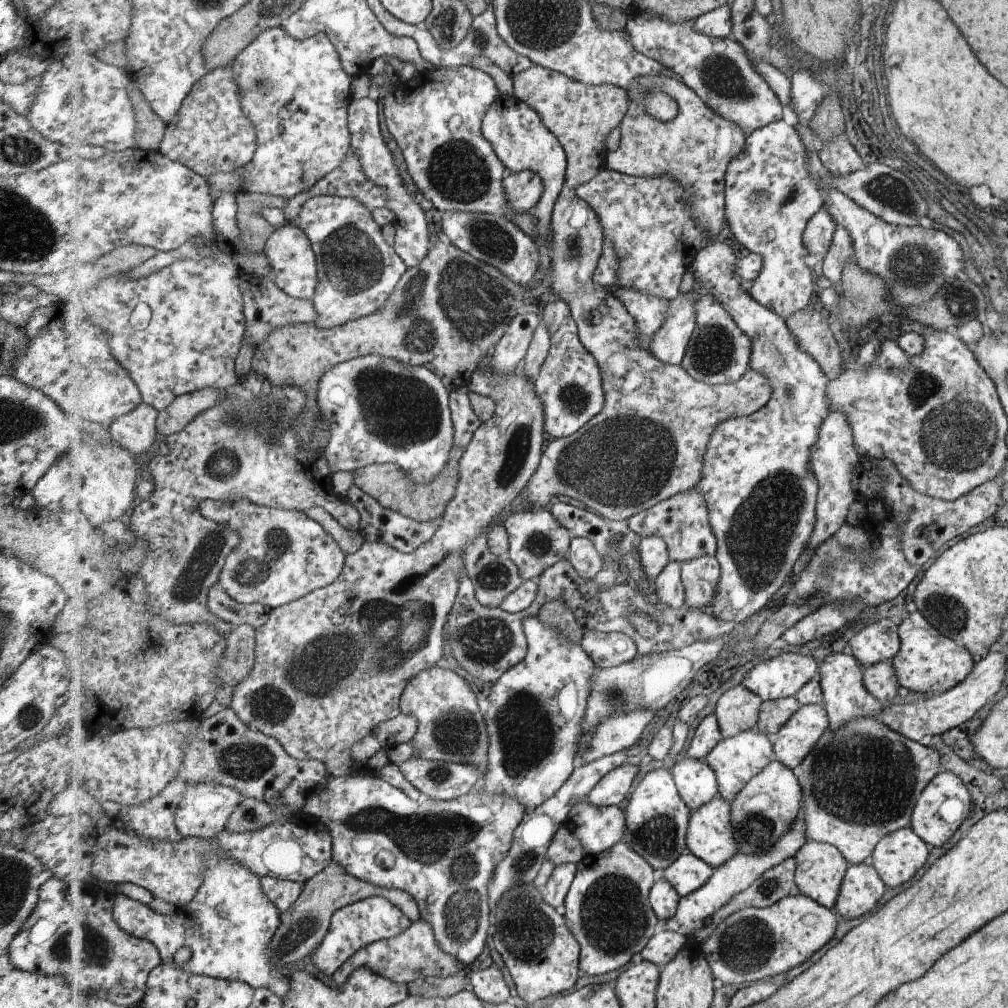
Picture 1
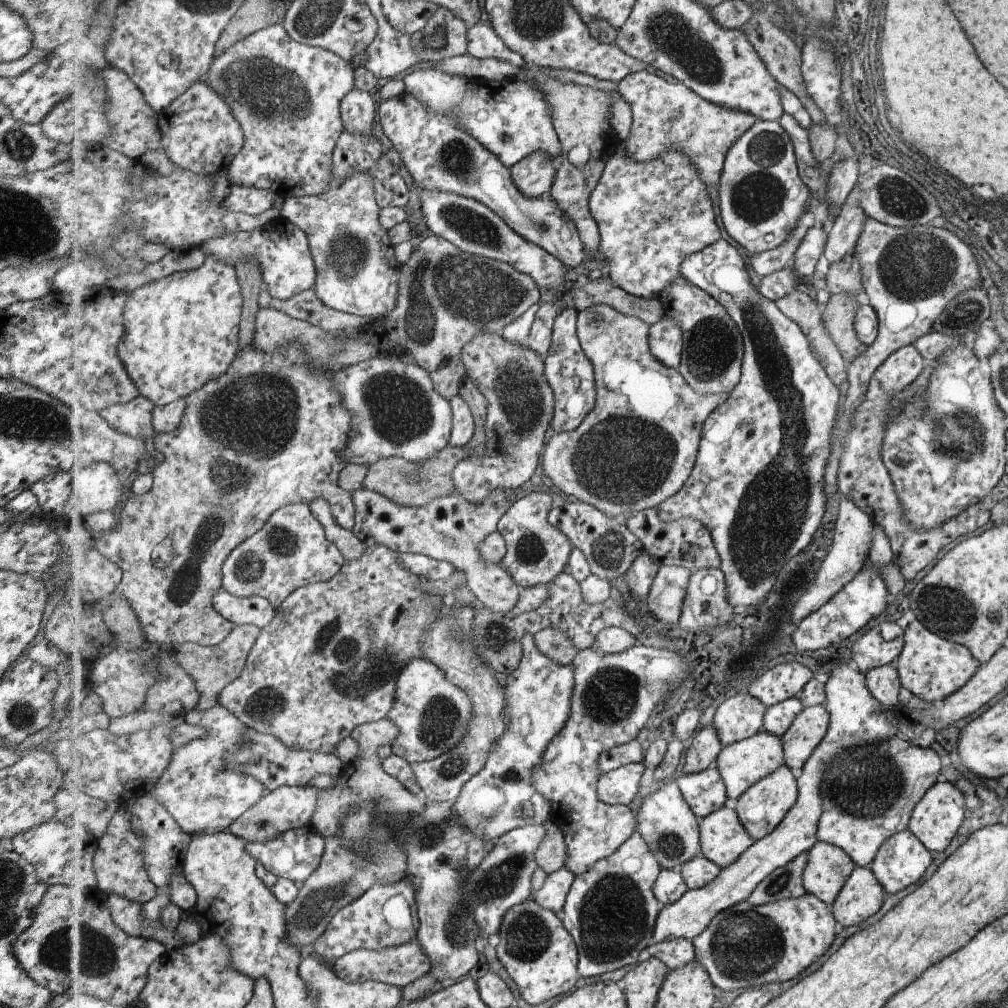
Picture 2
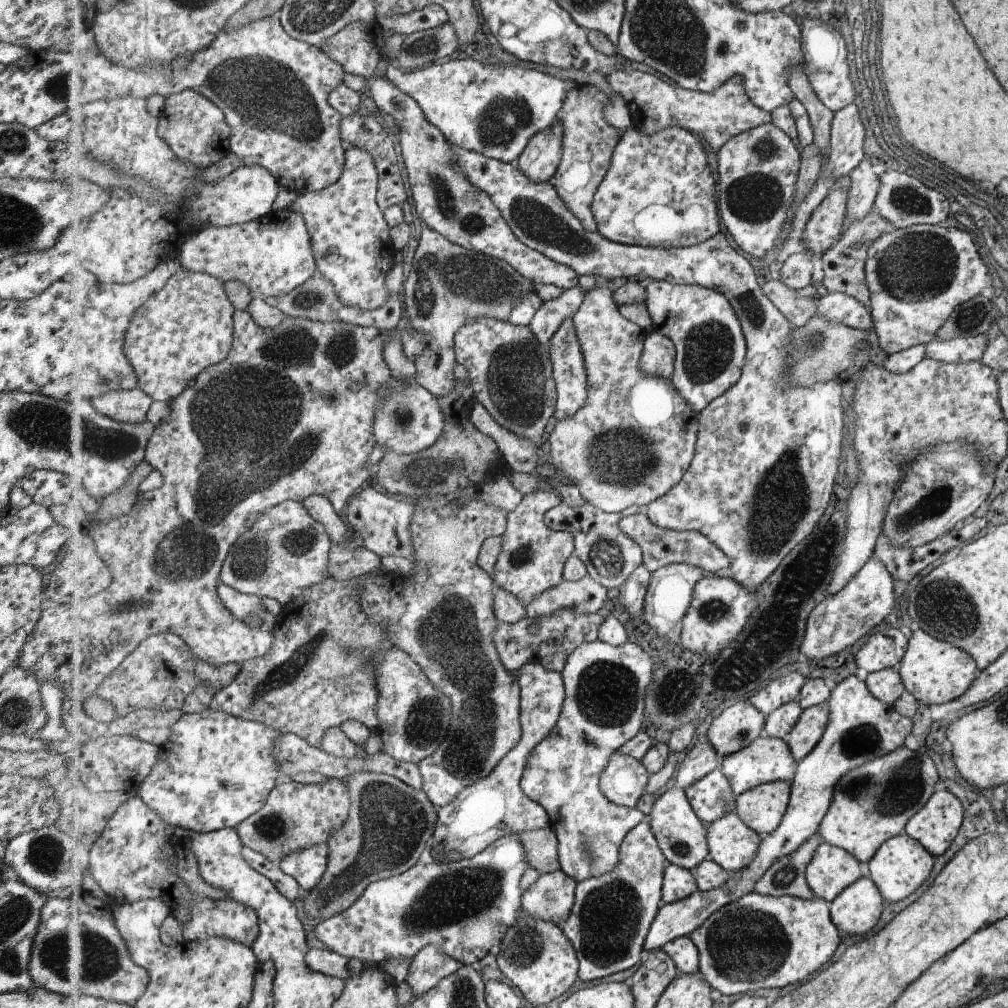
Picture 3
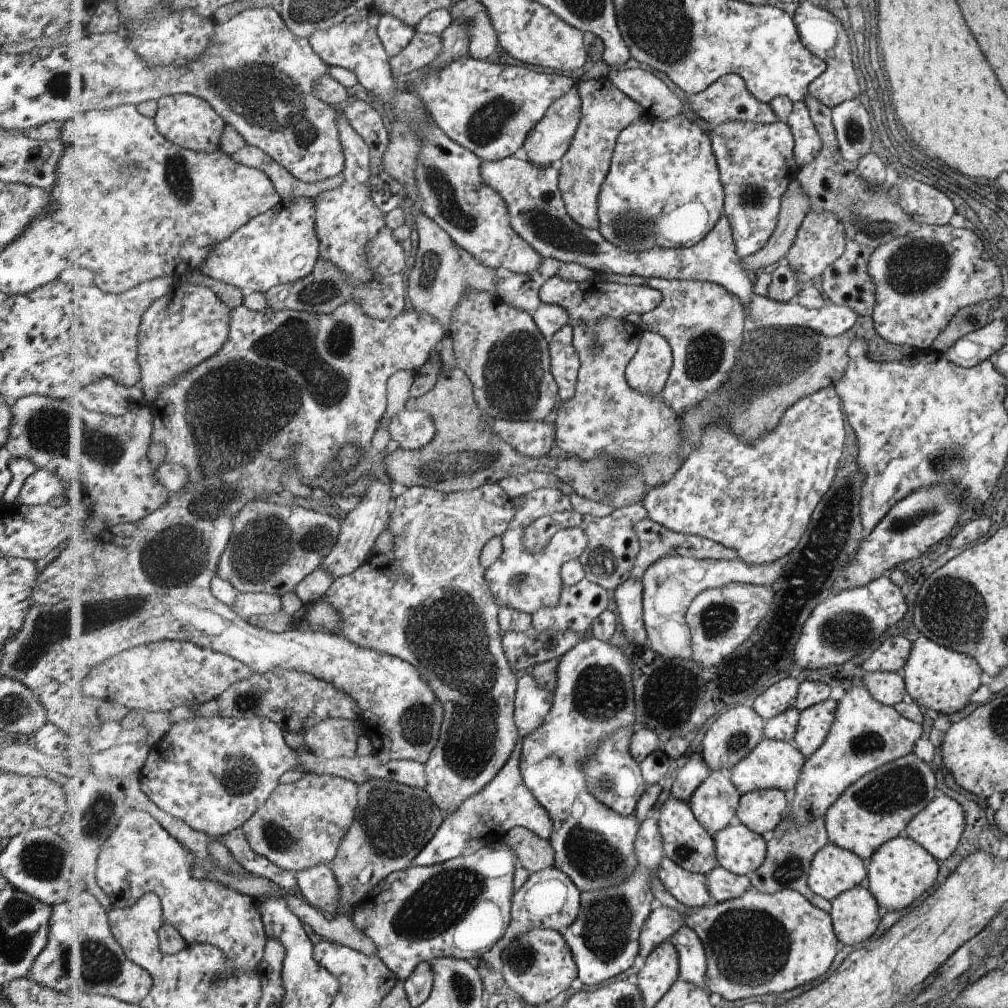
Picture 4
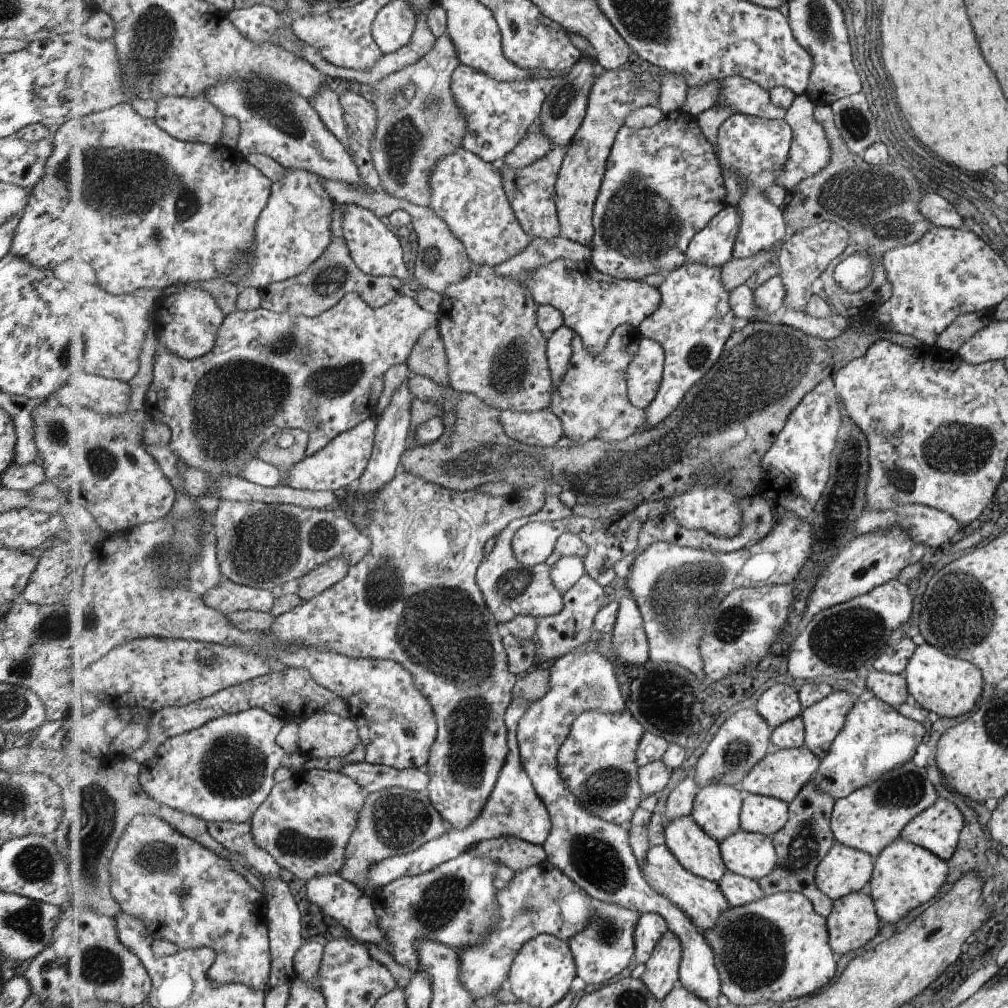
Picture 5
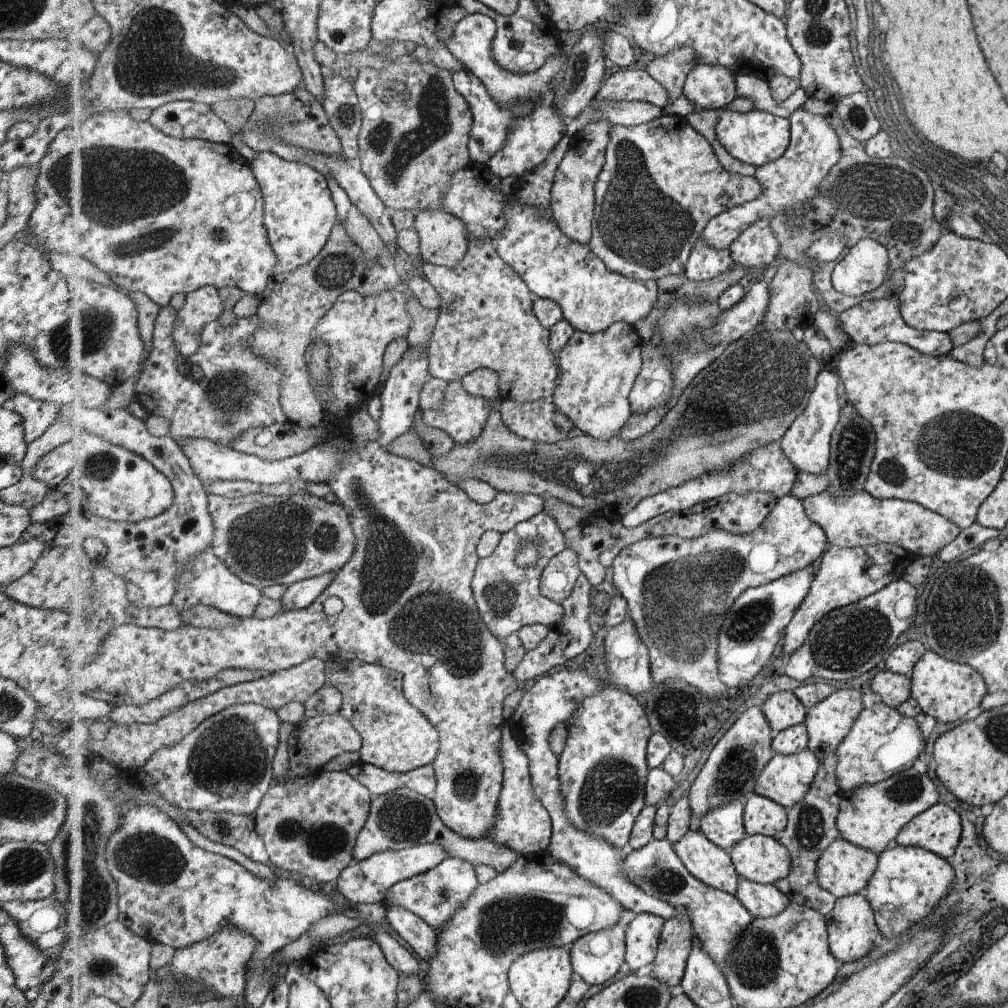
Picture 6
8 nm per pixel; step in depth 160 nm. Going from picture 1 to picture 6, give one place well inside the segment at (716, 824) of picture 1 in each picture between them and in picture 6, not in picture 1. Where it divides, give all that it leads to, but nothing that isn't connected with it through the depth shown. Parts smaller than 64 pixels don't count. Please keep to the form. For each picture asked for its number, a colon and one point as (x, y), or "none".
2: (724, 837)
3: (733, 844)
4: (740, 850)
5: (753, 855)
6: (762, 859)

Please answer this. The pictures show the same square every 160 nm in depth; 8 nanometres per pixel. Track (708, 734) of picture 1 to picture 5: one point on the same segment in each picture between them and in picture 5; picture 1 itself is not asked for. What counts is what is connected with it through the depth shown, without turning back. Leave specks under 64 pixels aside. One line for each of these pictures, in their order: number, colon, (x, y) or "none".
2: (703, 753)
3: (702, 759)
4: (691, 776)
5: (680, 803)

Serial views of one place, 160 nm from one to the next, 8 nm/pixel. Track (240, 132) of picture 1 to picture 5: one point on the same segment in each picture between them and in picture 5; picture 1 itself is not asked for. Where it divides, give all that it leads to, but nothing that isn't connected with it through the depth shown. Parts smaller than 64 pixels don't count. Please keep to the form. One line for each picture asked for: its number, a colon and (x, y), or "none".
2: (201, 134)
3: (196, 129)
4: (189, 121)
5: (196, 119)

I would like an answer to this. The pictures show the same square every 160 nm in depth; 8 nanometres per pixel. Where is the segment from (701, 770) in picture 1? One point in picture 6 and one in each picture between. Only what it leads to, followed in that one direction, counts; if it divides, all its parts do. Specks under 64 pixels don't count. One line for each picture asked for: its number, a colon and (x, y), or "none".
2: (706, 791)
3: (712, 797)
4: (715, 803)
5: (717, 807)
6: (725, 826)

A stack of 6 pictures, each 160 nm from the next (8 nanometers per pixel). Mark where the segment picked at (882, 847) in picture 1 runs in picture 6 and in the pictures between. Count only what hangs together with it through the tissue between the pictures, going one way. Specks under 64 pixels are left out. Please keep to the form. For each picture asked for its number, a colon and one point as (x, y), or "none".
2: (901, 861)
3: (902, 864)
4: (901, 870)
5: (905, 875)
6: (909, 881)

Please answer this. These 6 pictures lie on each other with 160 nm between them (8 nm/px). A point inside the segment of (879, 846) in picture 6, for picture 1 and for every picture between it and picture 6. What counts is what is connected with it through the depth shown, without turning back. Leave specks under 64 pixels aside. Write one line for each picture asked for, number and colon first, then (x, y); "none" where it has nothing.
1: (869, 791)
2: (869, 794)
3: (873, 803)
4: (877, 808)
5: (871, 818)

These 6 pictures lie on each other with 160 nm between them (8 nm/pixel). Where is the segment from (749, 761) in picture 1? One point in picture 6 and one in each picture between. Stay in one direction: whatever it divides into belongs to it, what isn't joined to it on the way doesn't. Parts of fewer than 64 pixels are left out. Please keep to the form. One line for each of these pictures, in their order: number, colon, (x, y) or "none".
2: (743, 764)
3: (769, 759)
4: (774, 764)
5: (783, 773)
6: (787, 779)

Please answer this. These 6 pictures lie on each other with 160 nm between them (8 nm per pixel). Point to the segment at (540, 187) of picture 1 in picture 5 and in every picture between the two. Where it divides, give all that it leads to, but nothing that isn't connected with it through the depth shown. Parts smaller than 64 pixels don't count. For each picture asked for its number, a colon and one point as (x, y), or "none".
2: (534, 175)
3: (539, 162)
4: (547, 144)
5: (563, 112)

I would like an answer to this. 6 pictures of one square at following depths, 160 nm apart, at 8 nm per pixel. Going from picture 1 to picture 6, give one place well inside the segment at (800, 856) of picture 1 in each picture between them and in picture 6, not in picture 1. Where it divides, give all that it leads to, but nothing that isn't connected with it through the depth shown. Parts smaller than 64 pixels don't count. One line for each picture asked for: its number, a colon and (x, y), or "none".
2: (829, 867)
3: (834, 869)
4: (834, 870)
5: (845, 869)
6: (845, 869)

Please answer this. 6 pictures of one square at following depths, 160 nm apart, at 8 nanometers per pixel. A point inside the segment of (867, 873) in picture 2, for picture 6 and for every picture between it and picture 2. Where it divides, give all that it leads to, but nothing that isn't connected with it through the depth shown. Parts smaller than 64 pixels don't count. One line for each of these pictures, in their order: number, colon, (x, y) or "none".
3: (856, 912)
4: (856, 914)
5: (854, 922)
6: (852, 925)

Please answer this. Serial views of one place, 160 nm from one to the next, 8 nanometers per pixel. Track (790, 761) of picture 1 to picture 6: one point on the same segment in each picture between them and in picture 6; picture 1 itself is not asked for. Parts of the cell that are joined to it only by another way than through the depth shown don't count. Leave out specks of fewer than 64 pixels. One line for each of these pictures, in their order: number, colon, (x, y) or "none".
2: (808, 731)
3: (805, 737)
4: (816, 722)
5: (824, 720)
6: (829, 723)

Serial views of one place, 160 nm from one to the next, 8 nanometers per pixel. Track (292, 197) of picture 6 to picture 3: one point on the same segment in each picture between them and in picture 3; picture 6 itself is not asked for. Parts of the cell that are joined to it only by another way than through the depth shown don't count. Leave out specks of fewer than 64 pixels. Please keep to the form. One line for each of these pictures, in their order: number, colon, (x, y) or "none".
3: (273, 256)
4: (281, 246)
5: (295, 229)

